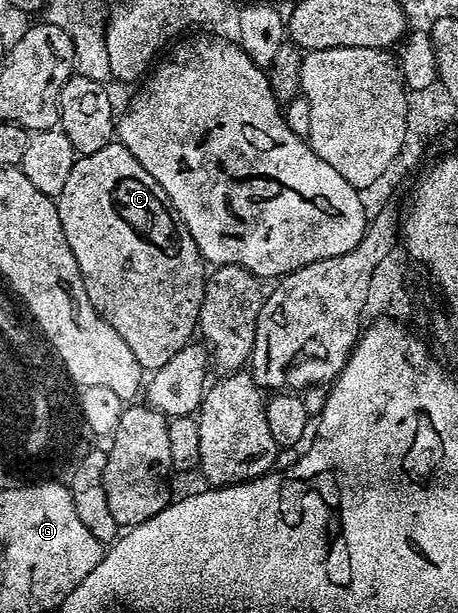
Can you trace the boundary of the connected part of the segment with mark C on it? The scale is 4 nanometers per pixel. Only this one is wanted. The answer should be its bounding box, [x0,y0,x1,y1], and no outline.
[56,142,208,370]

